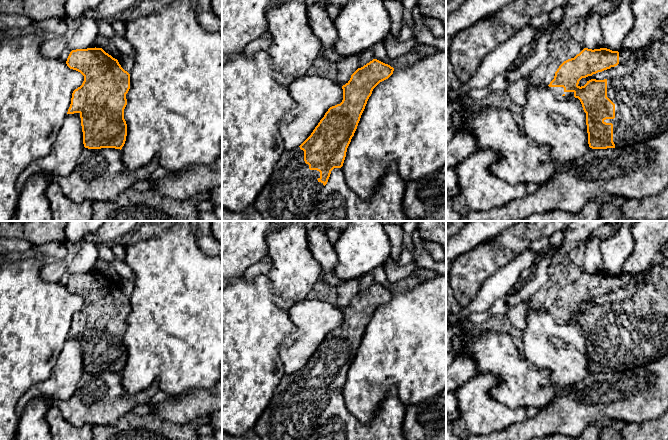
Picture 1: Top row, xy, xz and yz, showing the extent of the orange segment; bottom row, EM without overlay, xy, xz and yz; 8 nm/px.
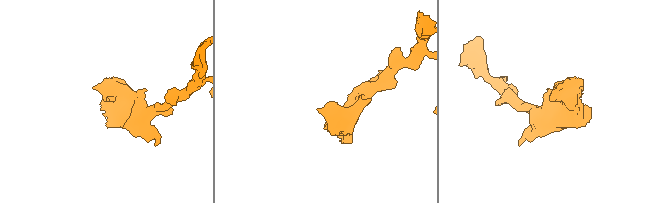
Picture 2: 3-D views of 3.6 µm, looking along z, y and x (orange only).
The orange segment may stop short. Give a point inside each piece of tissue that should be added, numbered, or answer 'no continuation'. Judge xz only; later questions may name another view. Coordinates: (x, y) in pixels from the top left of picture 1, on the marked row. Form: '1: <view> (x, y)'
1: xz (290, 194)

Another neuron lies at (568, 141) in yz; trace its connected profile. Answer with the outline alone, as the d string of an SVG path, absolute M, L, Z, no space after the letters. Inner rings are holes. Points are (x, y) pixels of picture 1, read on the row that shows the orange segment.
M529 83L526 91L527 102L523 106L524 133L536 144L548 146L552 156L561 162L573 162L582 158L590 149L586 125L586 113L578 98L559 101L549 86Z

